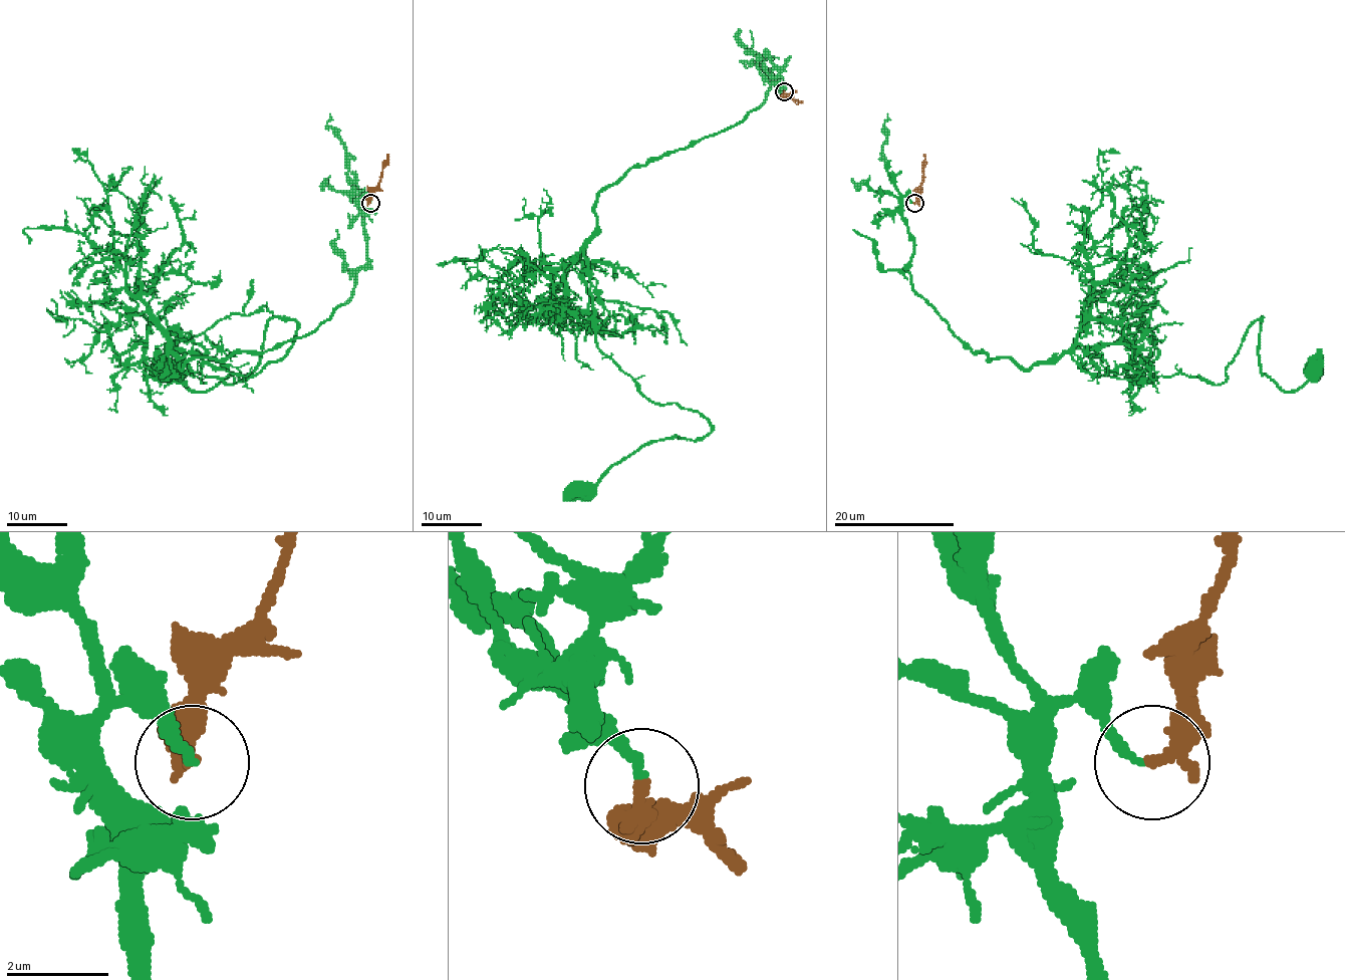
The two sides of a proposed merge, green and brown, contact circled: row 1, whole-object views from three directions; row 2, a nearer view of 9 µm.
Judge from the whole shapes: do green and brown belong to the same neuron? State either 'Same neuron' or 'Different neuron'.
Same neuron

